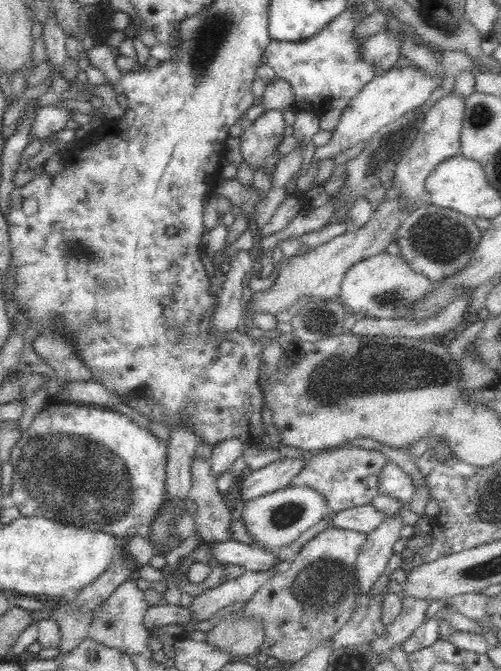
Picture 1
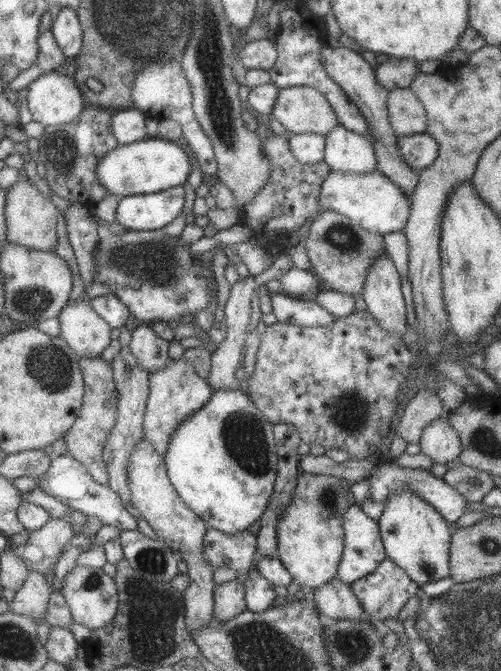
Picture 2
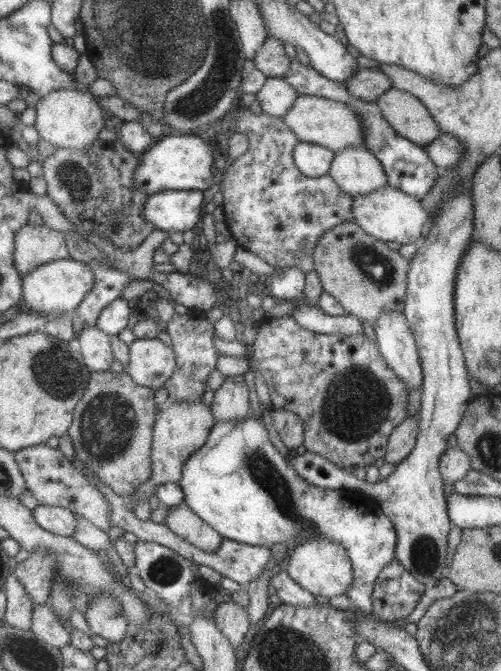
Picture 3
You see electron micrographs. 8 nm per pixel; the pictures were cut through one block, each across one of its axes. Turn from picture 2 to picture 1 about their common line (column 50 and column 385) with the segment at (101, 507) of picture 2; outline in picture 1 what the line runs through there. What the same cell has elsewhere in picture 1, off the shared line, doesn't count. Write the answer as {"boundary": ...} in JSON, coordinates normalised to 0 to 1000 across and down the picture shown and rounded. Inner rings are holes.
{"boundary":[[[776,684],[758,703],[754,726],[754,736],[790,742],[804,751],[818,748],[830,736],[818,709]]]}

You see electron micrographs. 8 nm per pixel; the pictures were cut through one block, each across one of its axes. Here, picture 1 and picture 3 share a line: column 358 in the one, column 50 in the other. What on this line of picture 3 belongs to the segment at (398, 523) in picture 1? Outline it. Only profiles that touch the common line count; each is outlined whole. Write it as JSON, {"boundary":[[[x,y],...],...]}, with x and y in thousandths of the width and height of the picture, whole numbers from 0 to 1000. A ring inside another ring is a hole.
{"boundary":[[[62,823],[42,841],[26,841],[22,854],[38,863],[66,900],[94,899],[104,873],[110,835],[90,823]]]}

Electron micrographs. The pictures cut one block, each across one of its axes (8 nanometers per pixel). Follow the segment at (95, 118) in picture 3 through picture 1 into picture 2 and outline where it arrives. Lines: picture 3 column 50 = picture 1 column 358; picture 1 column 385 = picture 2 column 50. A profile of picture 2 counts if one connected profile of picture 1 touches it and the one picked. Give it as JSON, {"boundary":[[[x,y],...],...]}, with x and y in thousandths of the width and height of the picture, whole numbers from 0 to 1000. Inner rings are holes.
{"boundary":[[[94,107],[54,133],[52,151],[64,179],[86,189],[150,182],[172,155],[140,112]]]}

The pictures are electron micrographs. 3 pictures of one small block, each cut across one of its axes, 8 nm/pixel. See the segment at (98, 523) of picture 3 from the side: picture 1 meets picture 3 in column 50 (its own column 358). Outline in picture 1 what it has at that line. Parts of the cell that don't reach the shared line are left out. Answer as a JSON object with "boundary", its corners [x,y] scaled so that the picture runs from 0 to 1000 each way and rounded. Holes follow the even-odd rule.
{"boundary":[[[675,668],[675,671],[643,672],[635,680],[609,689],[605,700],[579,715],[575,727],[619,727],[645,738],[647,747],[661,763],[675,763],[741,751],[752,739],[754,712],[762,697],[772,692],[774,681],[750,671],[727,668]]]}

